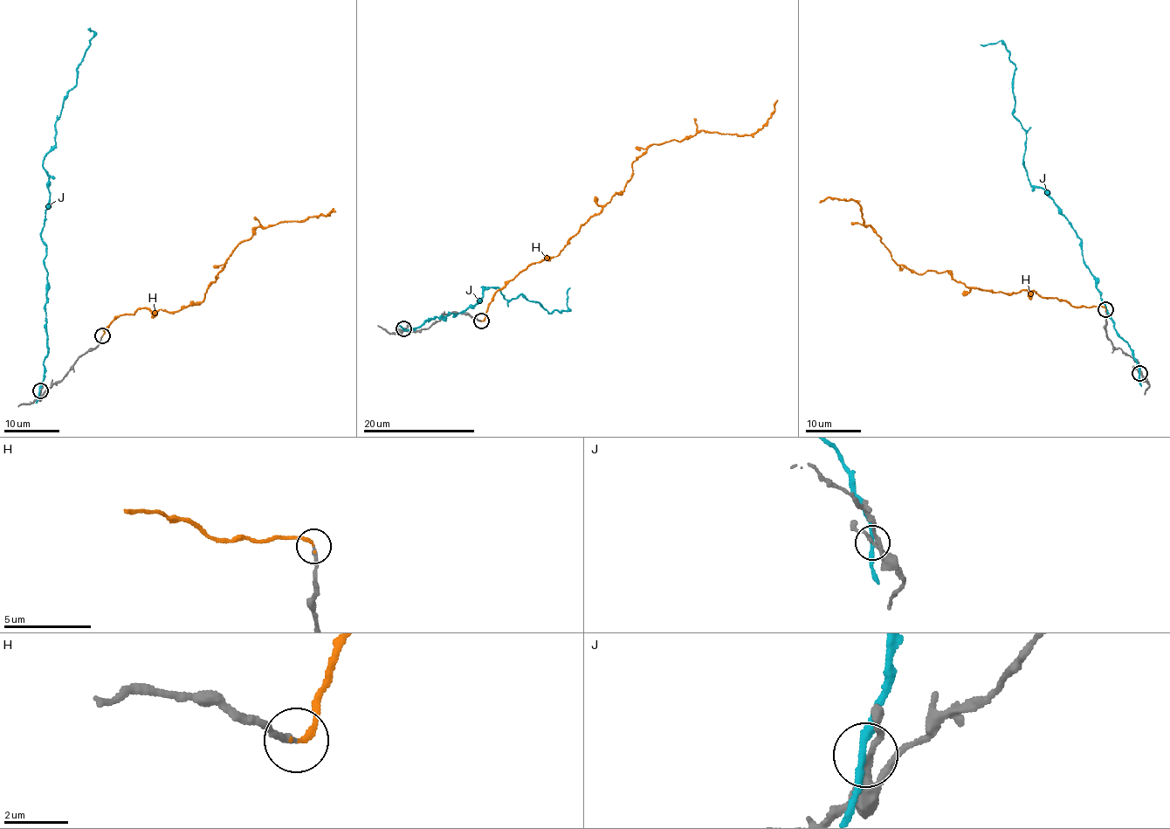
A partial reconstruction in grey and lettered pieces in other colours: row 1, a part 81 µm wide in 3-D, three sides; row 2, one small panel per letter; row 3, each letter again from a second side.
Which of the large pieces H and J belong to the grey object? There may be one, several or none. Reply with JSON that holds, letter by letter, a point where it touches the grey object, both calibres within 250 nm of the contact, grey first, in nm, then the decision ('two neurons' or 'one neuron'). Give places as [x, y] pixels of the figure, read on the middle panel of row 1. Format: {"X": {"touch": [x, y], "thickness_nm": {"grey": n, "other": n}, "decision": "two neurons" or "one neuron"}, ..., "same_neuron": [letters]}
{"H": {"touch": [481, 321], "thickness_nm": {"grey": 150, "other": 170}, "decision": "one neuron"}, "J": {"touch": [403, 328], "thickness_nm": {"grey": 190, "other": 240}, "decision": "two neurons"}, "same_neuron": ["H"]}

